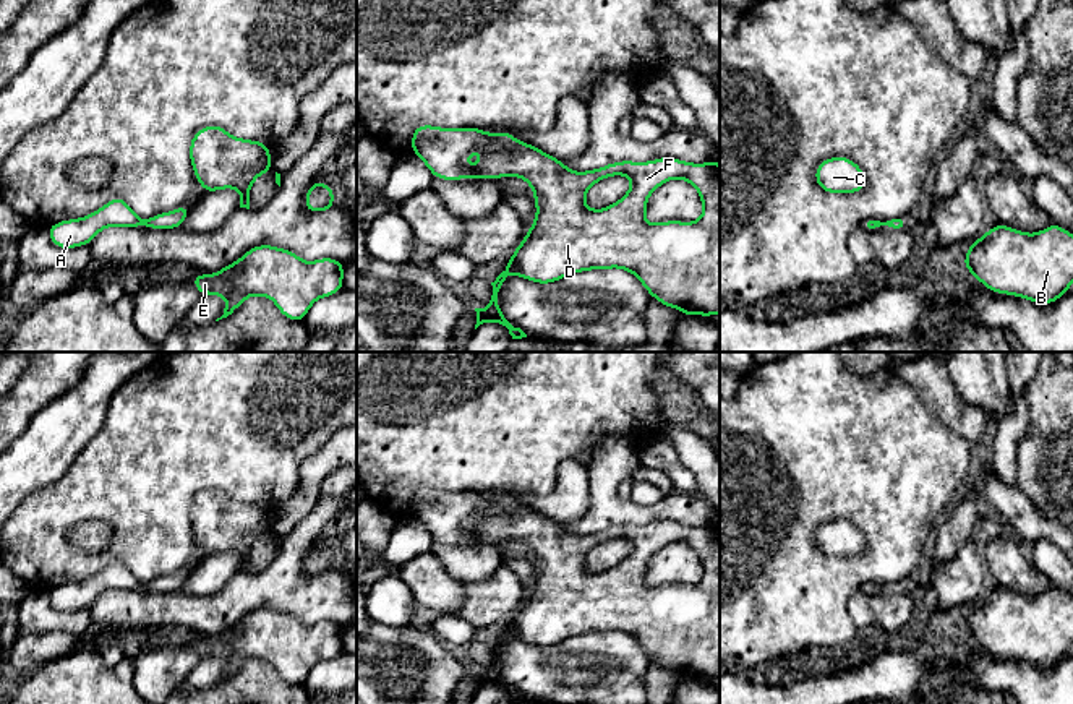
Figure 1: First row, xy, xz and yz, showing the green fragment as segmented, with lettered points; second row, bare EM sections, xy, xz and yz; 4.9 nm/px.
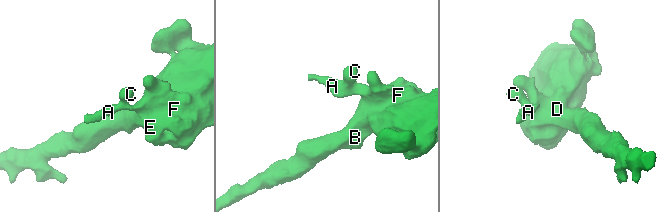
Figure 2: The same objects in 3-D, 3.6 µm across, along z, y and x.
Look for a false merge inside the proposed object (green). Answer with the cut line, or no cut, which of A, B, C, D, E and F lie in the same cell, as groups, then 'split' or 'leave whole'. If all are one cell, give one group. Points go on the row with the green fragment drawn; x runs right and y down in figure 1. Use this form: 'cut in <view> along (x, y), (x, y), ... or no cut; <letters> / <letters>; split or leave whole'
no cut; A B C D E F; leave whole

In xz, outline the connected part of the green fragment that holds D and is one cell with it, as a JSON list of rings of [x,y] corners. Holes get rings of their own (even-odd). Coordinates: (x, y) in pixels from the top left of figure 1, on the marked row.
[[[420,125],[412,135],[412,152],[417,154],[434,178],[502,178],[512,175],[524,178],[533,188],[536,216],[532,229],[507,261],[506,269],[496,277],[488,308],[475,308],[475,329],[494,321],[504,326],[512,339],[527,337],[499,310],[498,292],[509,274],[517,274],[538,284],[551,284],[569,274],[592,269],[621,268],[632,273],[661,305],[678,308],[682,315],[720,315],[720,164],[692,164],[674,157],[660,157],[648,162],[619,161],[574,172],[564,162],[541,149],[515,140],[512,133],[486,133],[481,128],[441,128]],[[483,149],[485,156],[470,169],[465,159]],[[627,175],[631,190],[605,209],[588,209],[585,193],[600,180]],[[684,178],[700,195],[703,211],[694,222],[666,221],[648,224],[645,208],[648,196],[665,182]]]

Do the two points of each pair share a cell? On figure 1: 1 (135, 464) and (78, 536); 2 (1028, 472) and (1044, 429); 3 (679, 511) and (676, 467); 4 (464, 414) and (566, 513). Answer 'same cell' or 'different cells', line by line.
1: different cells
2: same cell
3: different cells
4: different cells

